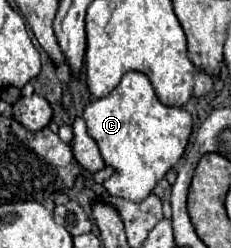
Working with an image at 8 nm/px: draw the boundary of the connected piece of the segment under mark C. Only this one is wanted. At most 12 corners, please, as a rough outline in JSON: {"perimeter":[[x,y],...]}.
{"perimeter":[[127,72],[85,108],[115,170],[109,194],[143,202],[179,162],[193,128]]}

